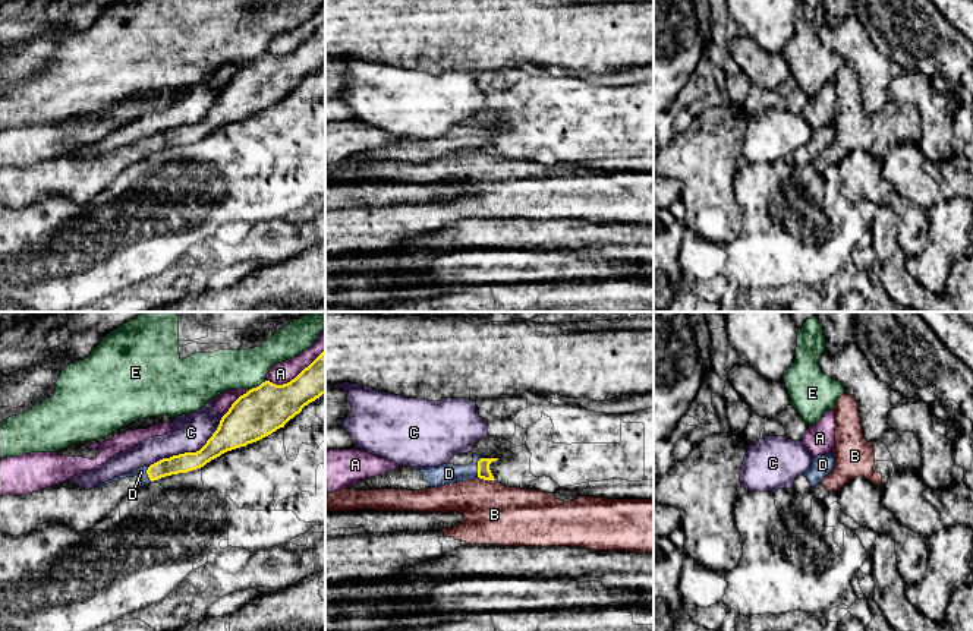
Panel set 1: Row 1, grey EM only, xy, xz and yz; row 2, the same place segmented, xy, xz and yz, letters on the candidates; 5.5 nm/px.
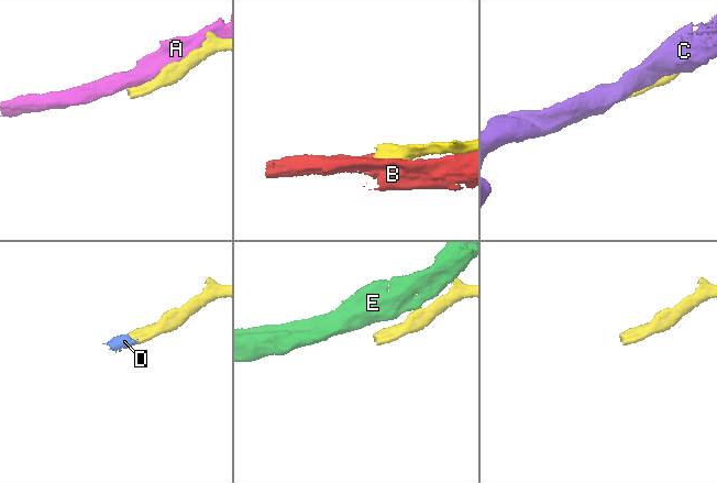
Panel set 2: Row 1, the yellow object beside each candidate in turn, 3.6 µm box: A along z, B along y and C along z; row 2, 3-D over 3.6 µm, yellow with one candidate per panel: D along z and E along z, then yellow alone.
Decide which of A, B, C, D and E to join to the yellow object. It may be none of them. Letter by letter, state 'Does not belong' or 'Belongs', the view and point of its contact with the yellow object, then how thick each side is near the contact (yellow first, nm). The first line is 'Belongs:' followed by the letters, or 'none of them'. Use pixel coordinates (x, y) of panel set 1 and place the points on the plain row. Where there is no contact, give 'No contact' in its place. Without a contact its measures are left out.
Belongs: D
A: Does not belong. Touches yellow at xy (296, 49). Thickness 260 nm (yellow) against 120 nm
B: Does not belong. Touches yellow at xz (487, 151). Thickness 70 nm (yellow) against 340 nm
C: Does not belong. Touches yellow at xy (191, 125). Thickness 170 nm (yellow) against 200 nm
D: Belongs. Touches yellow at xz (478, 138). Thickness 70 nm (yellow) against 110 nm
E: Does not belong. Touches yellow at xy (257, 59). Thickness 260 nm (yellow) against 220 nm

